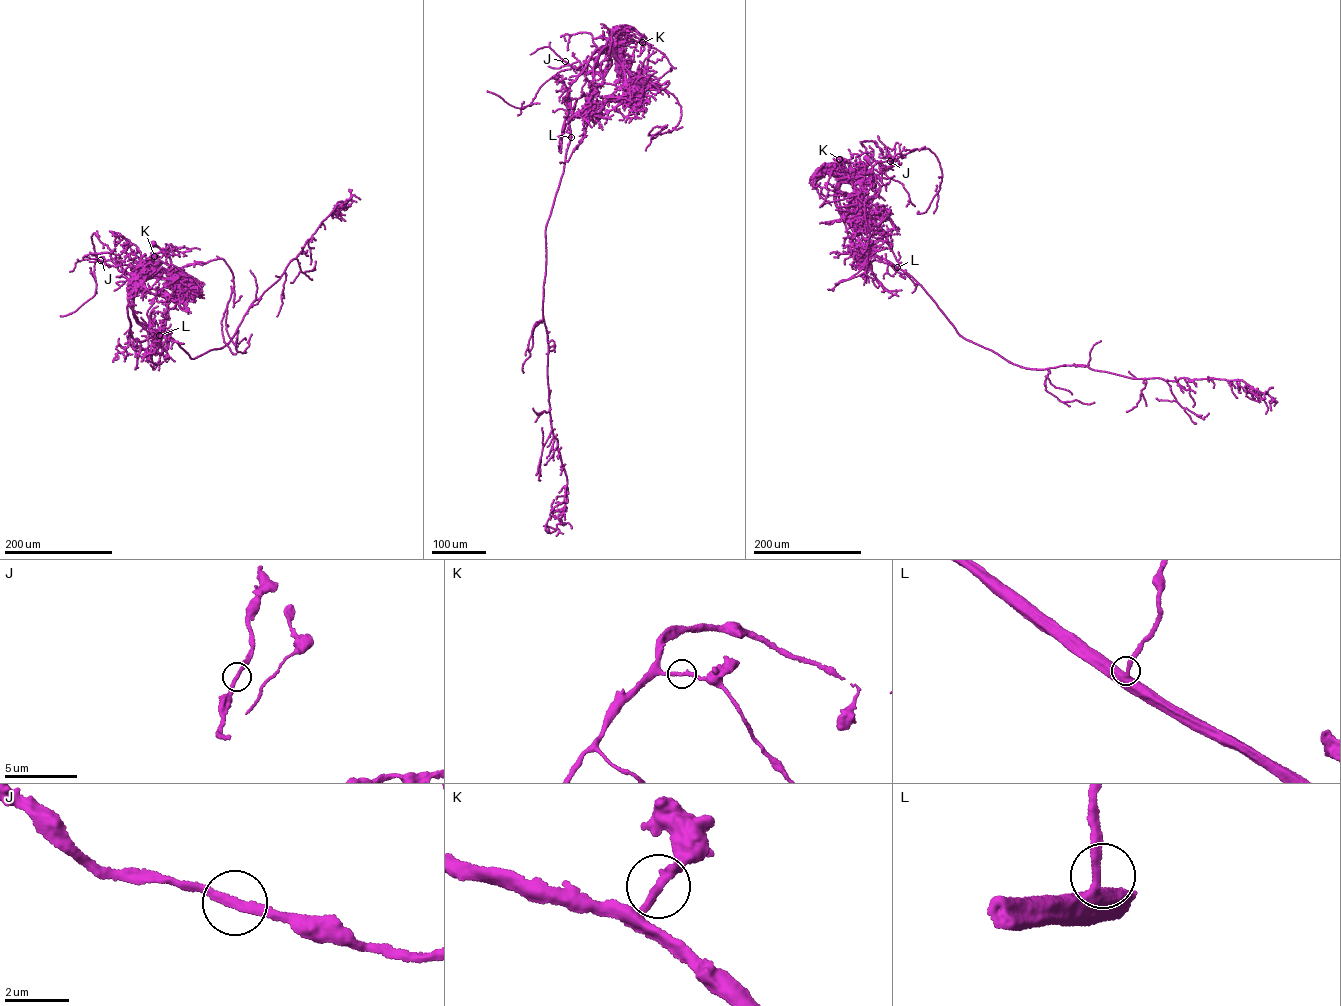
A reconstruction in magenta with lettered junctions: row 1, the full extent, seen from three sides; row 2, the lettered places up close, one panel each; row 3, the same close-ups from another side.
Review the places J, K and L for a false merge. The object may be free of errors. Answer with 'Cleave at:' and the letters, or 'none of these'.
Cleave at: none of these

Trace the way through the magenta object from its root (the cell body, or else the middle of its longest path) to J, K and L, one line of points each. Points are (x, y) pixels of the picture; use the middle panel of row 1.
J: (629, 61), (630, 80), (625, 93), (620, 87), (604, 82), (608, 51), (576, 68), (565, 61)
K: (629, 61), (625, 93), (623, 70), (616, 65), (624, 63), (633, 55), (637, 42), (642, 42)
L: (629, 61), (625, 93), (623, 68), (613, 50), (598, 49), (591, 55), (567, 94), (571, 137)

